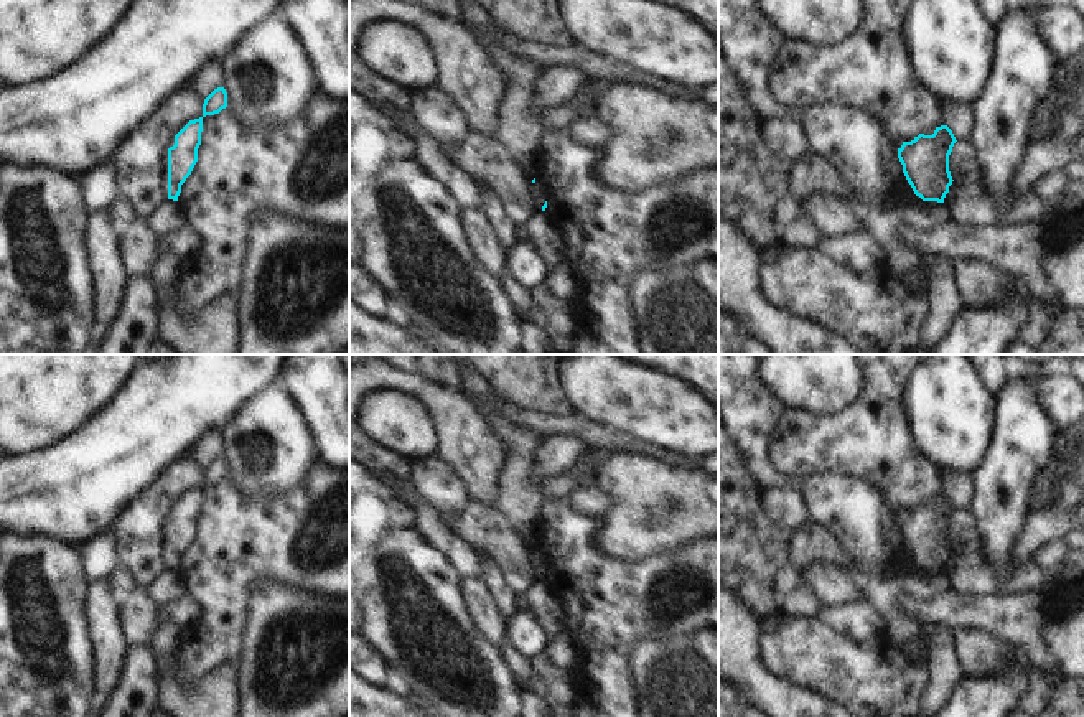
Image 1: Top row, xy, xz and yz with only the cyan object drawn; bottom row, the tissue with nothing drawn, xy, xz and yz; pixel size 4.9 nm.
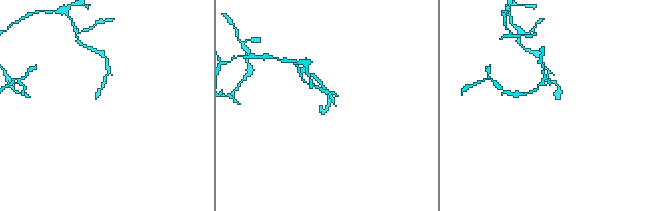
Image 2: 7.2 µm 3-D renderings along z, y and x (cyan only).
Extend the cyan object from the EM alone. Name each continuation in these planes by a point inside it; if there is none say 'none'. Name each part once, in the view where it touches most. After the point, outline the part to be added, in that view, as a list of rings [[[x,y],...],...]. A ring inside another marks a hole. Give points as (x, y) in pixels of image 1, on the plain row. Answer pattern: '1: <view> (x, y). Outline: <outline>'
none.

